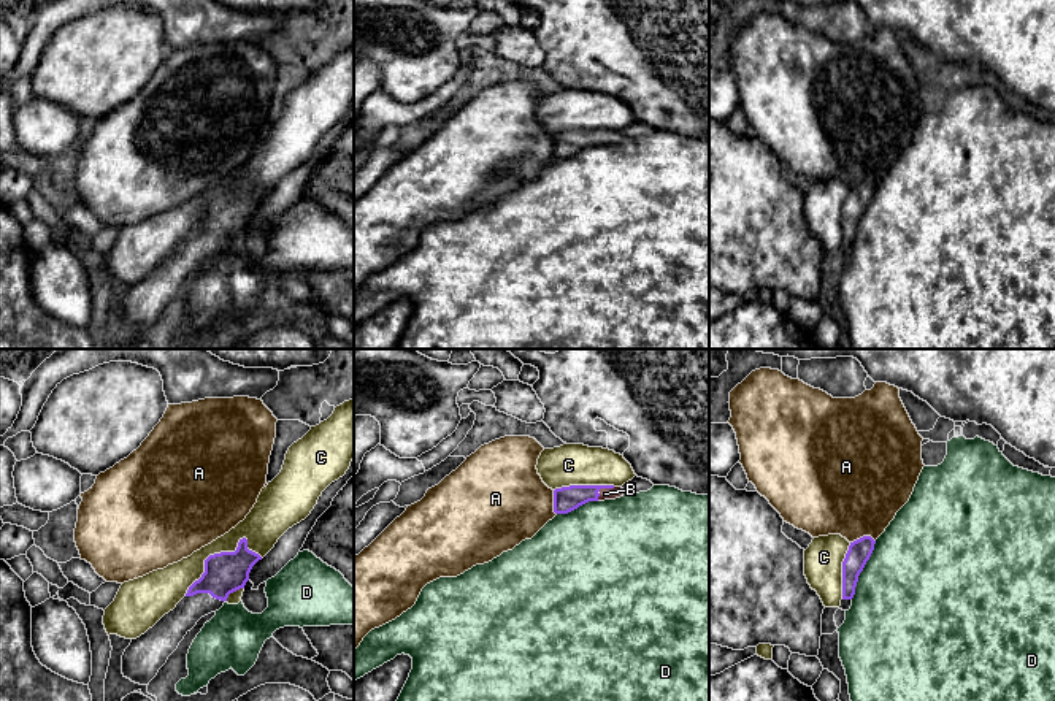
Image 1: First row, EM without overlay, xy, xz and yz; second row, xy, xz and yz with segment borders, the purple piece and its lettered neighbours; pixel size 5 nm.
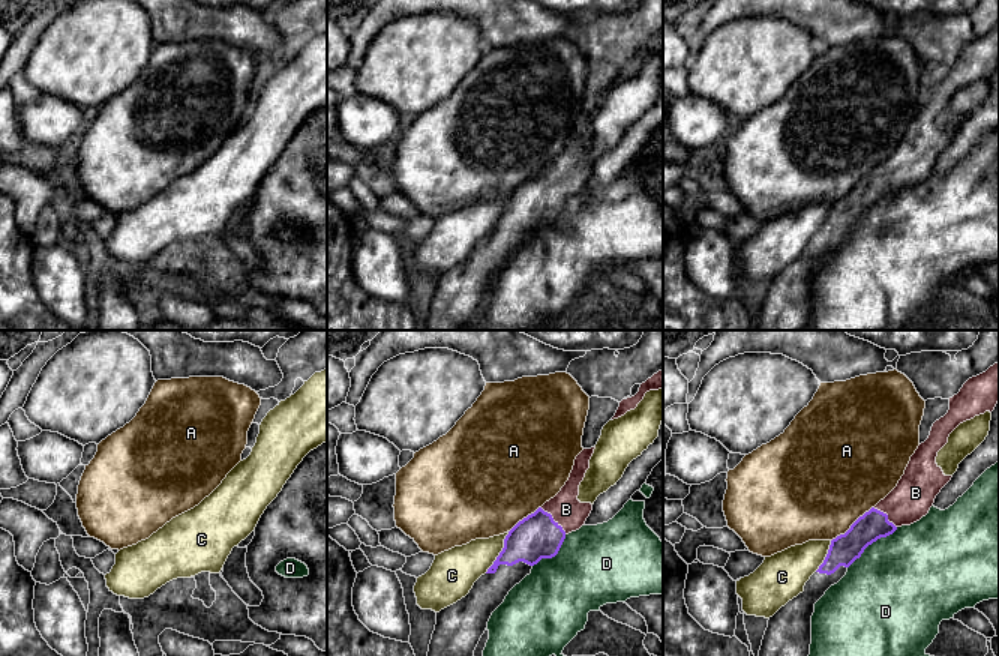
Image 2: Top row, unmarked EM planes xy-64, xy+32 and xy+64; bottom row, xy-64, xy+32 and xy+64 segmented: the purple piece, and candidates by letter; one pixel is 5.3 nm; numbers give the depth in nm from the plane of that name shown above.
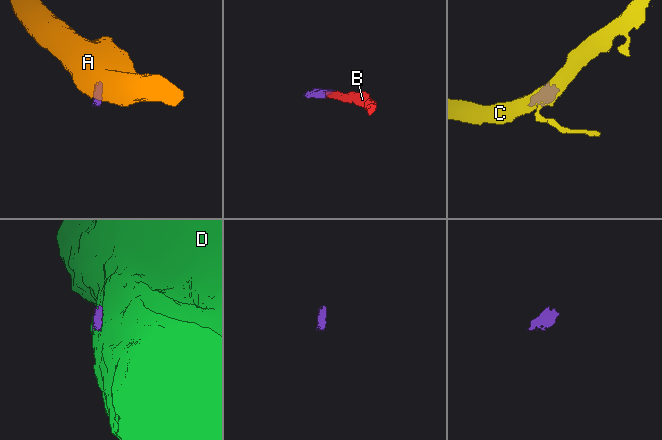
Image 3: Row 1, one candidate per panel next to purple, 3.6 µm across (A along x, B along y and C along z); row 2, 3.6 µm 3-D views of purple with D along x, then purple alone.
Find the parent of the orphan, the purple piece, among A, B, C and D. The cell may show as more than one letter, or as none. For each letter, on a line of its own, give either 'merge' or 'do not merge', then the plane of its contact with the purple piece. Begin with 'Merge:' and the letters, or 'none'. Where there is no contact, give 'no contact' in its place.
Merge: B
A: do not merge | yz
B: merge | xz
C: do not merge | xy
D: do not merge | yz

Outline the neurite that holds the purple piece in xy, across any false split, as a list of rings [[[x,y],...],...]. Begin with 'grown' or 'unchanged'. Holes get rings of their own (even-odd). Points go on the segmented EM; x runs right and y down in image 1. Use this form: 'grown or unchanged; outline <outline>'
grown; outline [[[247,539],[235,552],[221,552],[205,560],[205,573],[195,580],[173,611],[136,639],[122,655],[122,674],[140,685],[149,685],[168,657],[197,622],[219,611],[228,595],[244,588],[252,566],[262,557],[247,549]]]

